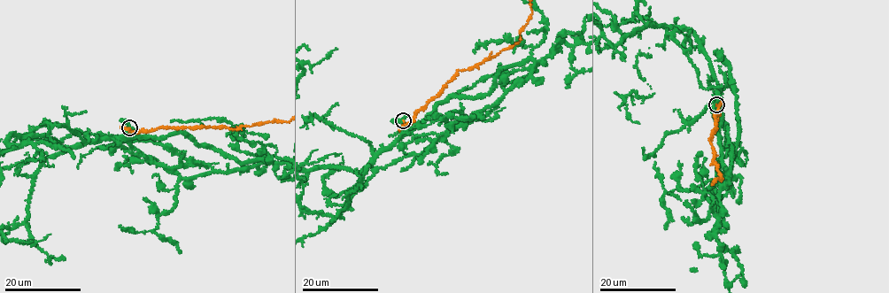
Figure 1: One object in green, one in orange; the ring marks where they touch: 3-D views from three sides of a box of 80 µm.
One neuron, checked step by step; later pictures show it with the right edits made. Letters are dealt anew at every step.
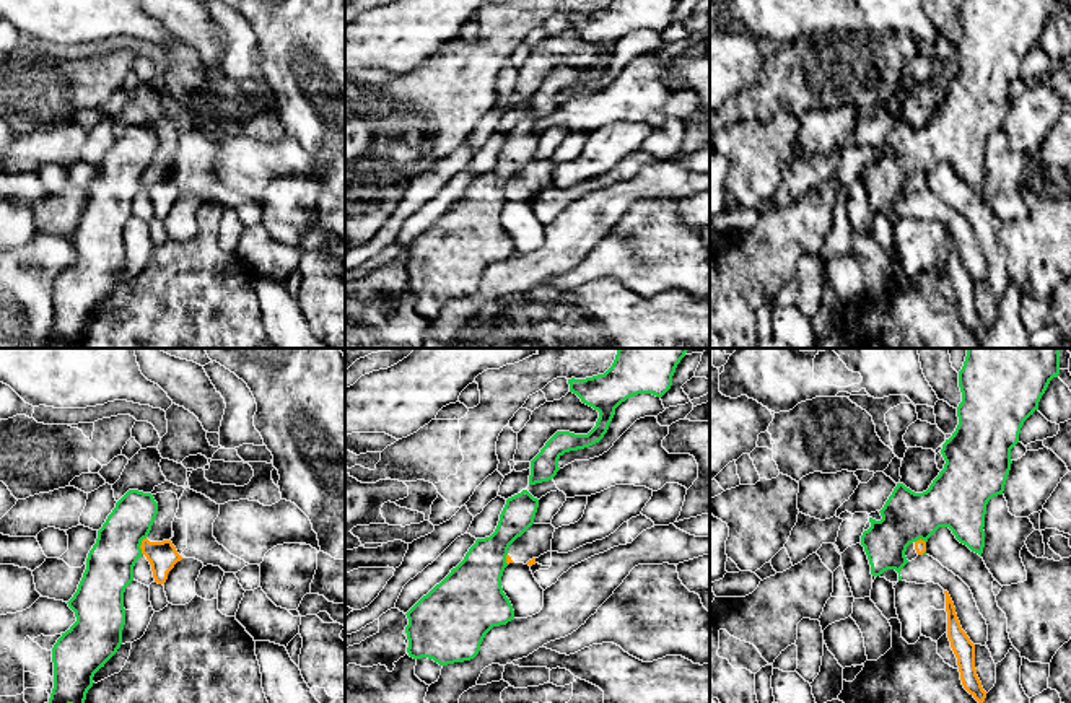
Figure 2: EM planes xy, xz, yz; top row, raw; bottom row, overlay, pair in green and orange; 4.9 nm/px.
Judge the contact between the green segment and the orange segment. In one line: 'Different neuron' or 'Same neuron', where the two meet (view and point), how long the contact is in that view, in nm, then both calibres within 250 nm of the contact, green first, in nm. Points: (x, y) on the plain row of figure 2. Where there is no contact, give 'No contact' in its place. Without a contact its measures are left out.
Different neuron. Touches green at xy (140, 179). Shared border 90 nm. Thickness 240 nm (green) against 140 nm

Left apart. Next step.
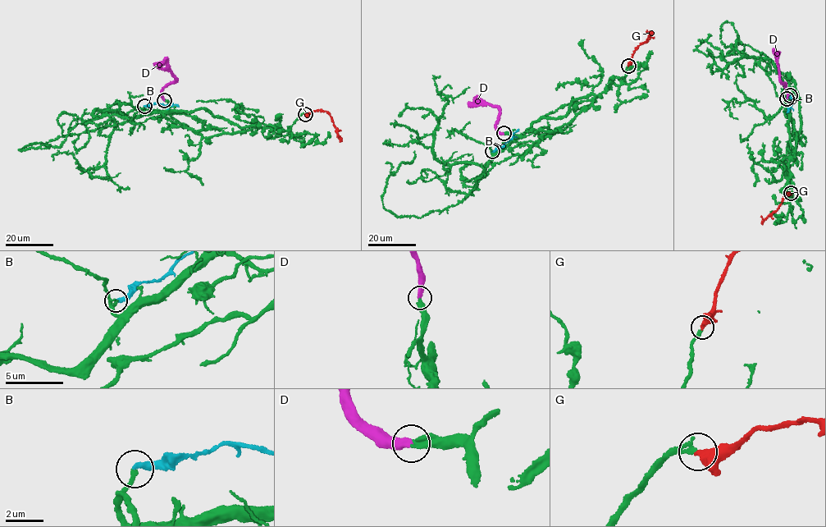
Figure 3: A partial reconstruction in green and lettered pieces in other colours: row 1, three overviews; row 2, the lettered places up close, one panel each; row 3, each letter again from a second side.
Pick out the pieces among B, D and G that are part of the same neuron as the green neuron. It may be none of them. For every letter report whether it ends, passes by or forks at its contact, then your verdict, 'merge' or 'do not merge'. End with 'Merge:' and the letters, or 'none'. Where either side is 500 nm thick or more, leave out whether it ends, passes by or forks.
B: it ends there; do not merge
D: it ends there; merge
G: merge
Merge: D, G

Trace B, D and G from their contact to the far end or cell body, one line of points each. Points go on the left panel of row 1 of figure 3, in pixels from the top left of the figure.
B: (144, 106), (156, 103), (179, 107)
D: (164, 100), (162, 89), (175, 80), (175, 77), (153, 63)
G: (305, 114), (319, 110), (326, 112), (341, 138), (337, 136)

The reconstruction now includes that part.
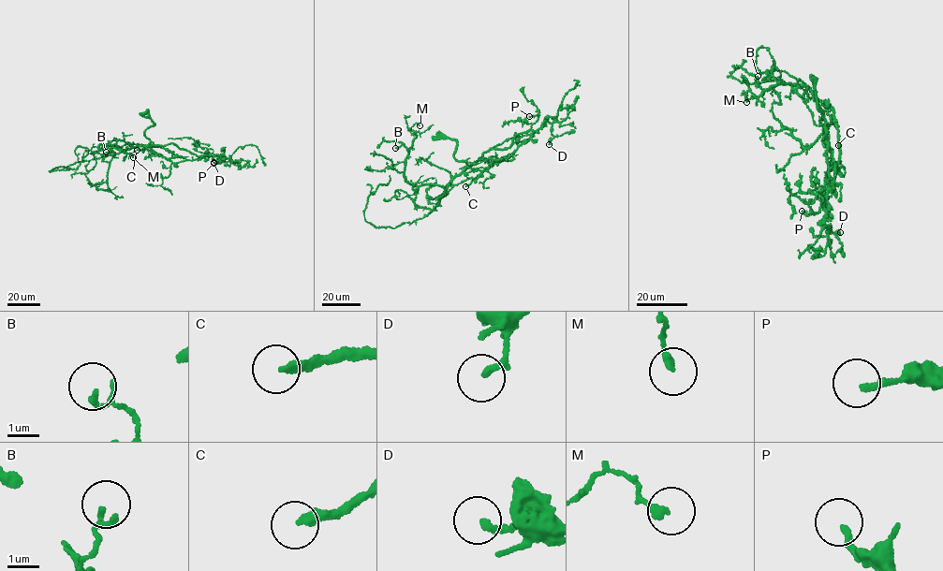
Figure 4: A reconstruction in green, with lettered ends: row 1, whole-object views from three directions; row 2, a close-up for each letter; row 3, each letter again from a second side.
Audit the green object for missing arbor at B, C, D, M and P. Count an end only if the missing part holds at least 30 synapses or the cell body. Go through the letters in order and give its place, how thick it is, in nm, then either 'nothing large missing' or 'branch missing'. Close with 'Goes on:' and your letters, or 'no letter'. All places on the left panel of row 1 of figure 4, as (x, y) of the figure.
B: at (106, 152); 100 nm thick; nothing large missing
C: at (137, 150); 280 nm thick; branch missing
D: at (213, 162); 220 nm thick; nothing large missing
M: at (133, 157); 240 nm thick; nothing large missing
P: at (213, 163); 190 nm thick; nothing large missing
Goes on: C

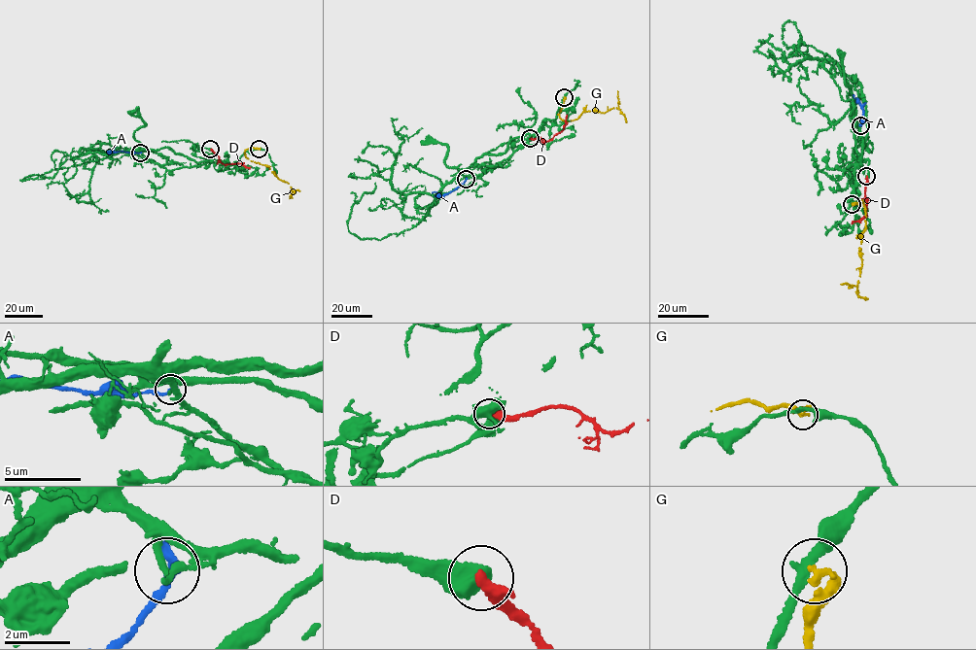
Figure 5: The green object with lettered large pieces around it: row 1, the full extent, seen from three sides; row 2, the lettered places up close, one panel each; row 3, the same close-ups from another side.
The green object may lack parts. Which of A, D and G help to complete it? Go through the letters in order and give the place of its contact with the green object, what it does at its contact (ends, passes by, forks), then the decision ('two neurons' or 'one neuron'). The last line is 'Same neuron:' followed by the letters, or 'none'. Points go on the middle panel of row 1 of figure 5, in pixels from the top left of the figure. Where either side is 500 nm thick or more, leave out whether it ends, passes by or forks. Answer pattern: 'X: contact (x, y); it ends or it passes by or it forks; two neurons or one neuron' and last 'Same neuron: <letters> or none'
A: contact (466, 179); it ends; two neurons
D: contact (530, 138); two neurons
G: contact (564, 97); it passes by; two neurons
Same neuron: none

